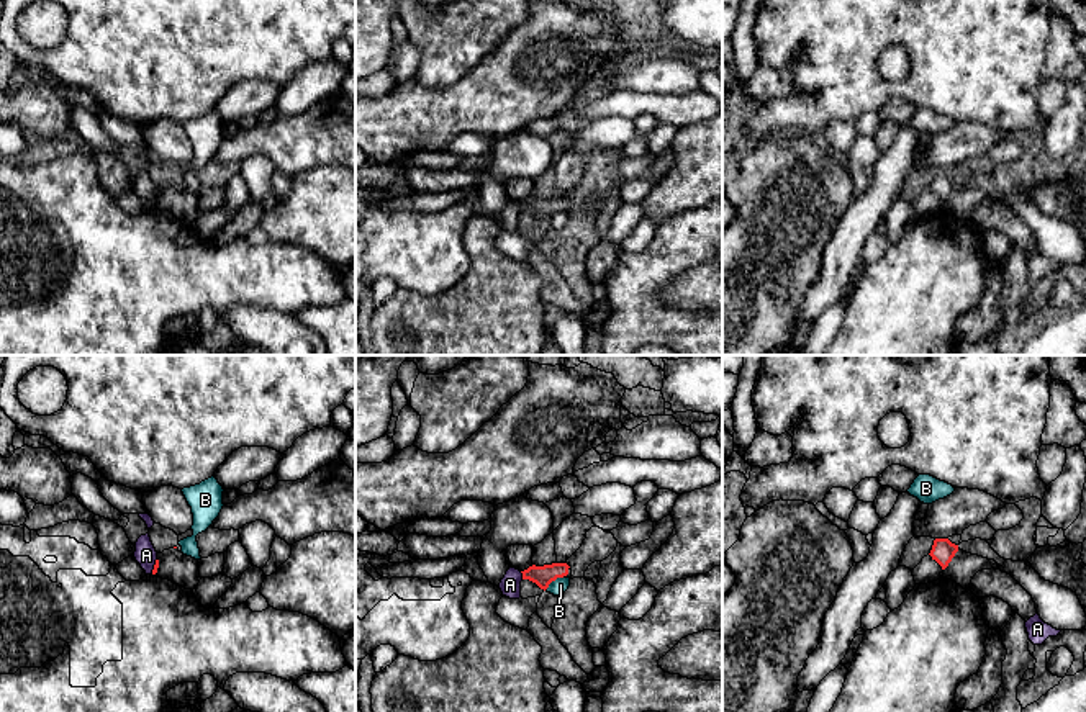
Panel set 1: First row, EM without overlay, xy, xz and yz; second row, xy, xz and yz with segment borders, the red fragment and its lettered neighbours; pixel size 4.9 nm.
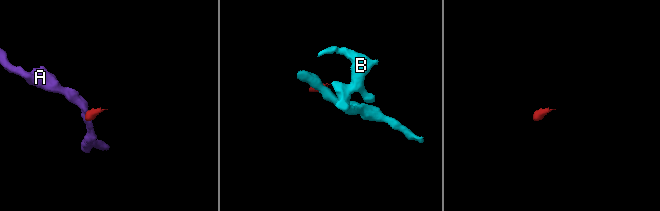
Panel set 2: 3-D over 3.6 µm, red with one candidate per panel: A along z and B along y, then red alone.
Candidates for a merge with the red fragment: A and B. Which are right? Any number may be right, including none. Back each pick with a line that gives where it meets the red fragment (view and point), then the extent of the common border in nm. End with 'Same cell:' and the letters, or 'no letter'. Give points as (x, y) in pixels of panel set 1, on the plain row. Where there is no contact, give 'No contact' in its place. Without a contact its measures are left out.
Same cell: no letter

